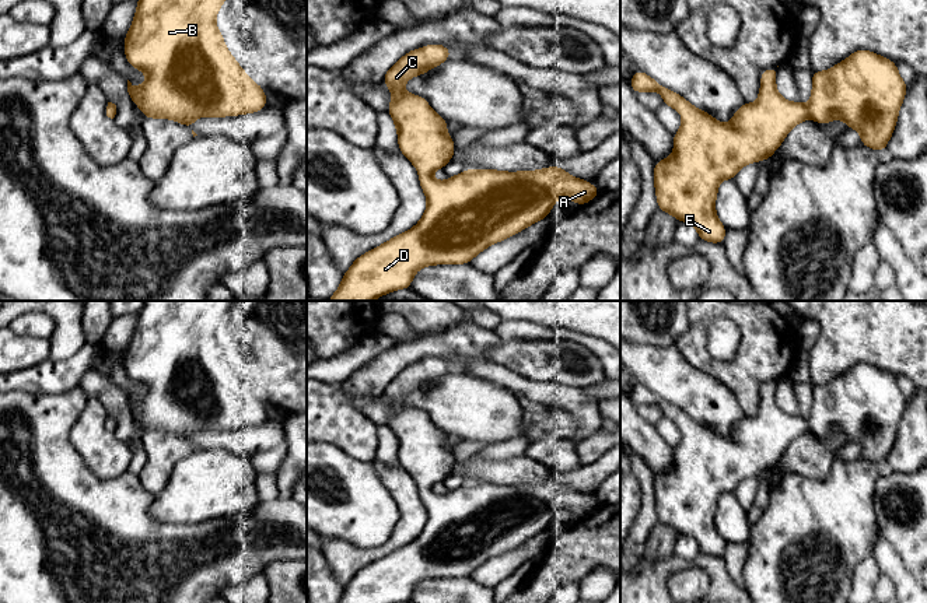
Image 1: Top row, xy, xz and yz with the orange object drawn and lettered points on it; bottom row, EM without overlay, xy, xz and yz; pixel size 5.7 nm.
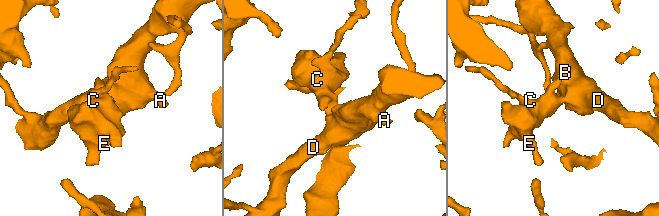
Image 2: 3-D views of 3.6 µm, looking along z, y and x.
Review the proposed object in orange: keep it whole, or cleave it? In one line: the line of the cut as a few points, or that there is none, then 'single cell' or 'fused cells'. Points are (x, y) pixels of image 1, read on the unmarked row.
cut none; single cell

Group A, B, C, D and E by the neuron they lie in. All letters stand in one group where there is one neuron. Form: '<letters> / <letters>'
A B C D E

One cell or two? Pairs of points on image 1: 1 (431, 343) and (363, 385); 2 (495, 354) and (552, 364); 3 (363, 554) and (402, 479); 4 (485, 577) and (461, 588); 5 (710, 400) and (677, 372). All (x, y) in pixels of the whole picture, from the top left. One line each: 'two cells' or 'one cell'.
1: one cell
2: one cell
3: one cell
4: two cells
5: one cell

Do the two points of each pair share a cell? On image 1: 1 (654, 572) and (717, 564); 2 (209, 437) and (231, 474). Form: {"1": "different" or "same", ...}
{"1": "same", "2": "different"}

